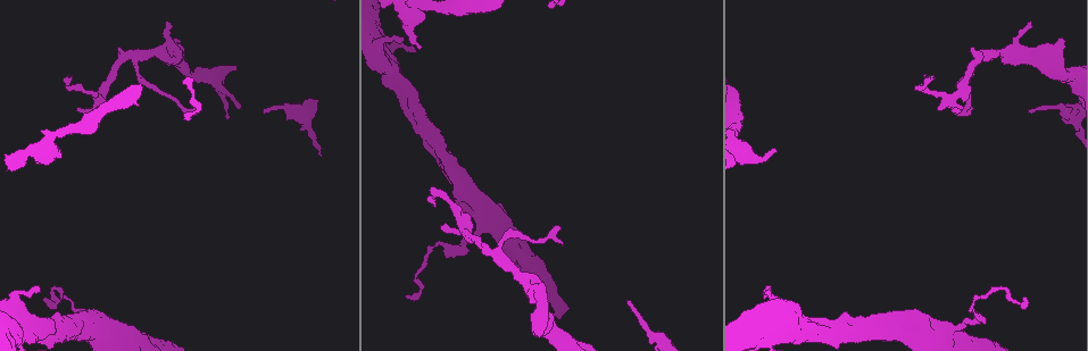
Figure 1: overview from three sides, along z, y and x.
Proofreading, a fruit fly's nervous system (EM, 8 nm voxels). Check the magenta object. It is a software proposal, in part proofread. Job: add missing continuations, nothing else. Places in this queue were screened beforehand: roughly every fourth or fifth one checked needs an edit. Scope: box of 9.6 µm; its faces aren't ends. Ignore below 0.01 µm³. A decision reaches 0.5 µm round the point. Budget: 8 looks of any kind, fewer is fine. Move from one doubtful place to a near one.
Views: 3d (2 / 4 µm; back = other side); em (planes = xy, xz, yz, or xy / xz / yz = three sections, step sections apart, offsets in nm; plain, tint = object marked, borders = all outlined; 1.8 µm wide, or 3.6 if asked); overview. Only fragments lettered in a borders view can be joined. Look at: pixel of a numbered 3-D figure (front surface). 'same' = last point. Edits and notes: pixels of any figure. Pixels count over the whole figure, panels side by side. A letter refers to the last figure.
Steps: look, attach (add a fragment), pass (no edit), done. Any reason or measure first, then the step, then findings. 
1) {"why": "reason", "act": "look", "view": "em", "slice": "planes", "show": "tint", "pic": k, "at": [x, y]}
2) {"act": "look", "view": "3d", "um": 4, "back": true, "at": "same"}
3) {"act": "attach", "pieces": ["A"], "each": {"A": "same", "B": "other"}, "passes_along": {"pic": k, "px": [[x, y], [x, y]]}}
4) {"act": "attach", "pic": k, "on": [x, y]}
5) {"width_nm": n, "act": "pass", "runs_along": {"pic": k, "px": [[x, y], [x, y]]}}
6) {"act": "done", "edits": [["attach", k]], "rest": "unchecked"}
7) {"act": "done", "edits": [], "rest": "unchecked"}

{"why": "branch stops here", "act": "look", "view": "3d", "um": 2, "pic": 1, "at": [418, 49]}

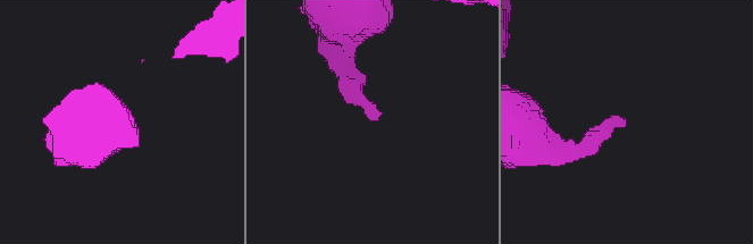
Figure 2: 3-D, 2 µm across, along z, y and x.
{"act": "look", "view": "em", "um": 3.6, "slice": "planes", "show": "borders", "pic": 2, "at": [374, 119]}

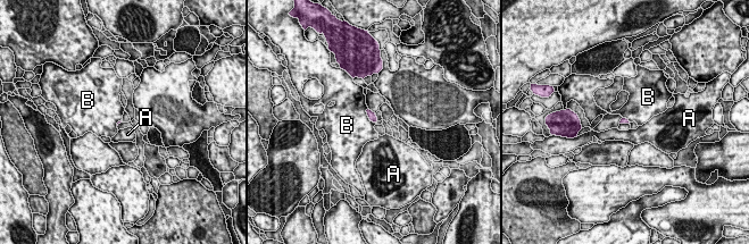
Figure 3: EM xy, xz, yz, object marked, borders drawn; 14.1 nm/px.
{"act": "pass", "each": {"A": "other", "B": "other"}, "border": {"pic": 3, "px": [[367, 108], [367, 117], [375, 123]]}, "found": "none of them fits"}

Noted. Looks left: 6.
{"why": "thin end", "act": "look", "view": "3d", "um": 2, "pic": 1, "at": [934, 76]}

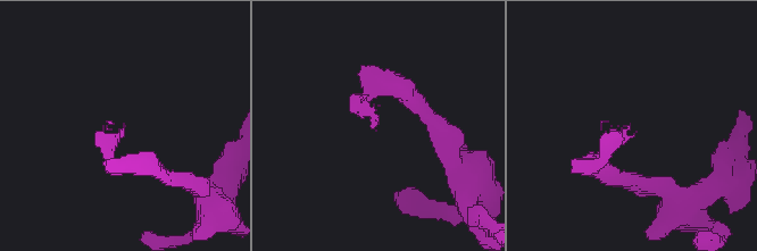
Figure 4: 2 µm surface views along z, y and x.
{"act": "look", "view": "em", "slice": "yz", "step": 8, "show": "borders", "pic": 4, "at": [376, 123]}

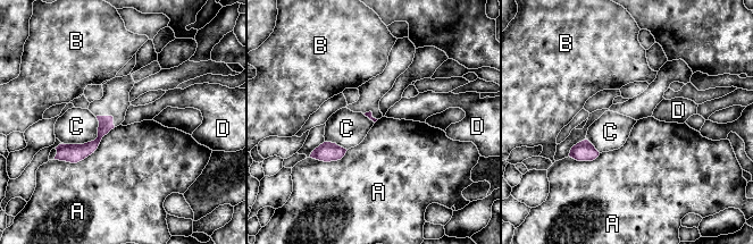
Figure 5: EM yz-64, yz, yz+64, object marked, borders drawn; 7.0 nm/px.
{"act": "pass", "each": {"A": "other", "B": "other", "C": "other", "D": "other"}, "runs_along": {"pic": 5, "px": [[110, 119], [91, 146], [64, 158]]}, "found": "none of them fits"}

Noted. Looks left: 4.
{"why": "long arm stops here", "act": "look", "view": "em", "slice": "yz", "step": 16, "show": "borders", "pic": 1, "at": [972, 107]}

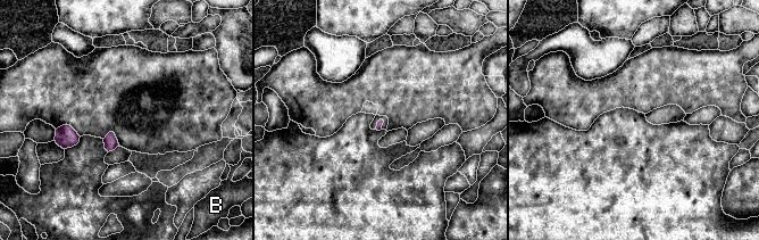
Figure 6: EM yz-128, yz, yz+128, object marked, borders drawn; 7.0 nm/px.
{"act": "look", "view": "em", "slice": "planes", "show": "borders", "at": "same"}

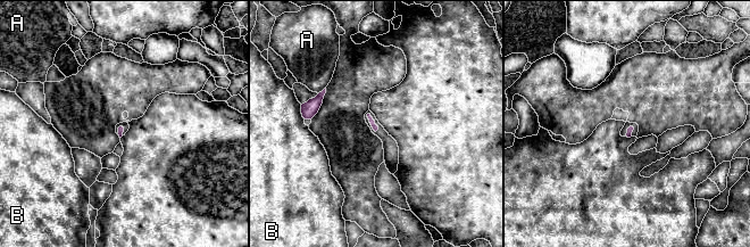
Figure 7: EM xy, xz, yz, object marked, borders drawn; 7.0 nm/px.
{"act": "pass", "each": {"A": "other", "B": "other"}, "border": {"pic": 7, "px": [[325, 87], [318, 93]]}, "found": "none of them fits"}

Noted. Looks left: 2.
{"act": "done", "edits": [], "rest": "unchecked"}

